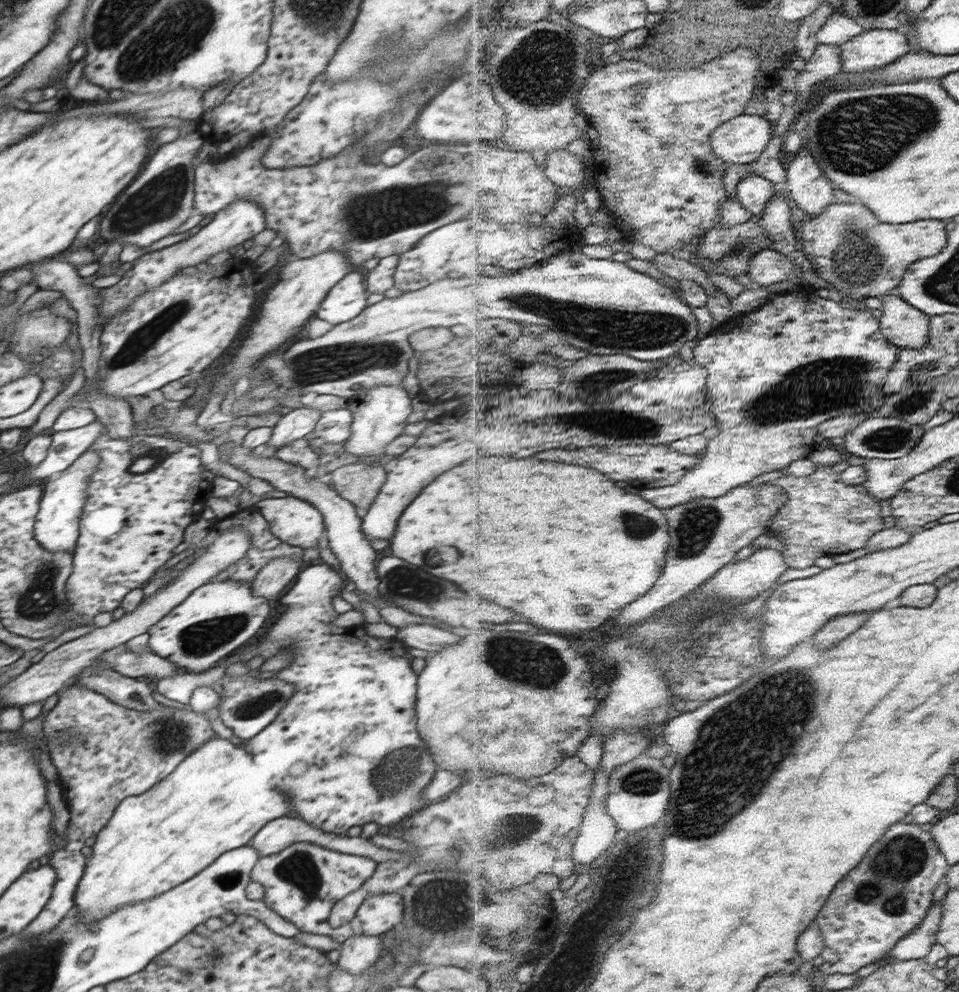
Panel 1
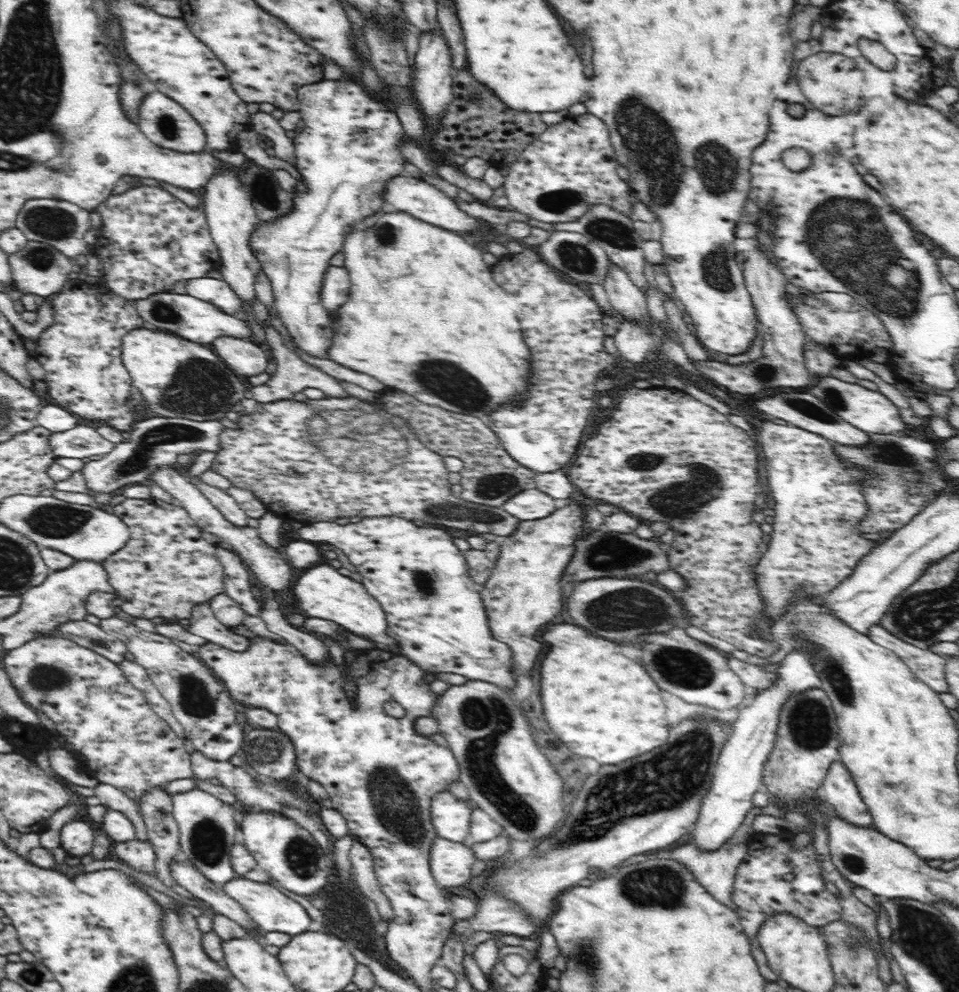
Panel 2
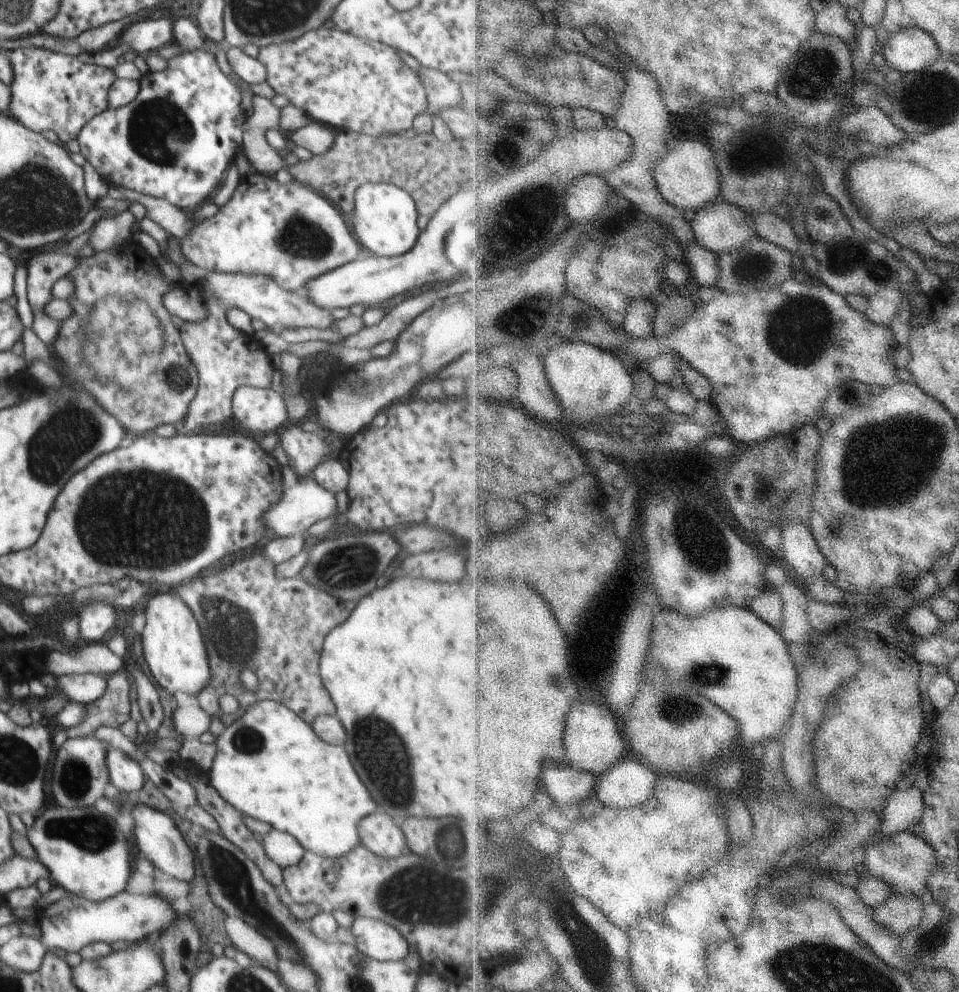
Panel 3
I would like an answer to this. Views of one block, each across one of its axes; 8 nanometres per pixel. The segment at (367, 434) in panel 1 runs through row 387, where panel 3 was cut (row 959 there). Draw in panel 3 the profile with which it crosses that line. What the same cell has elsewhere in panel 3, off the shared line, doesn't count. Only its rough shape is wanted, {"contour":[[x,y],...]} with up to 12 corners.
{"contour":[[362,917],[351,932],[360,954],[398,962],[408,942],[394,926]]}

